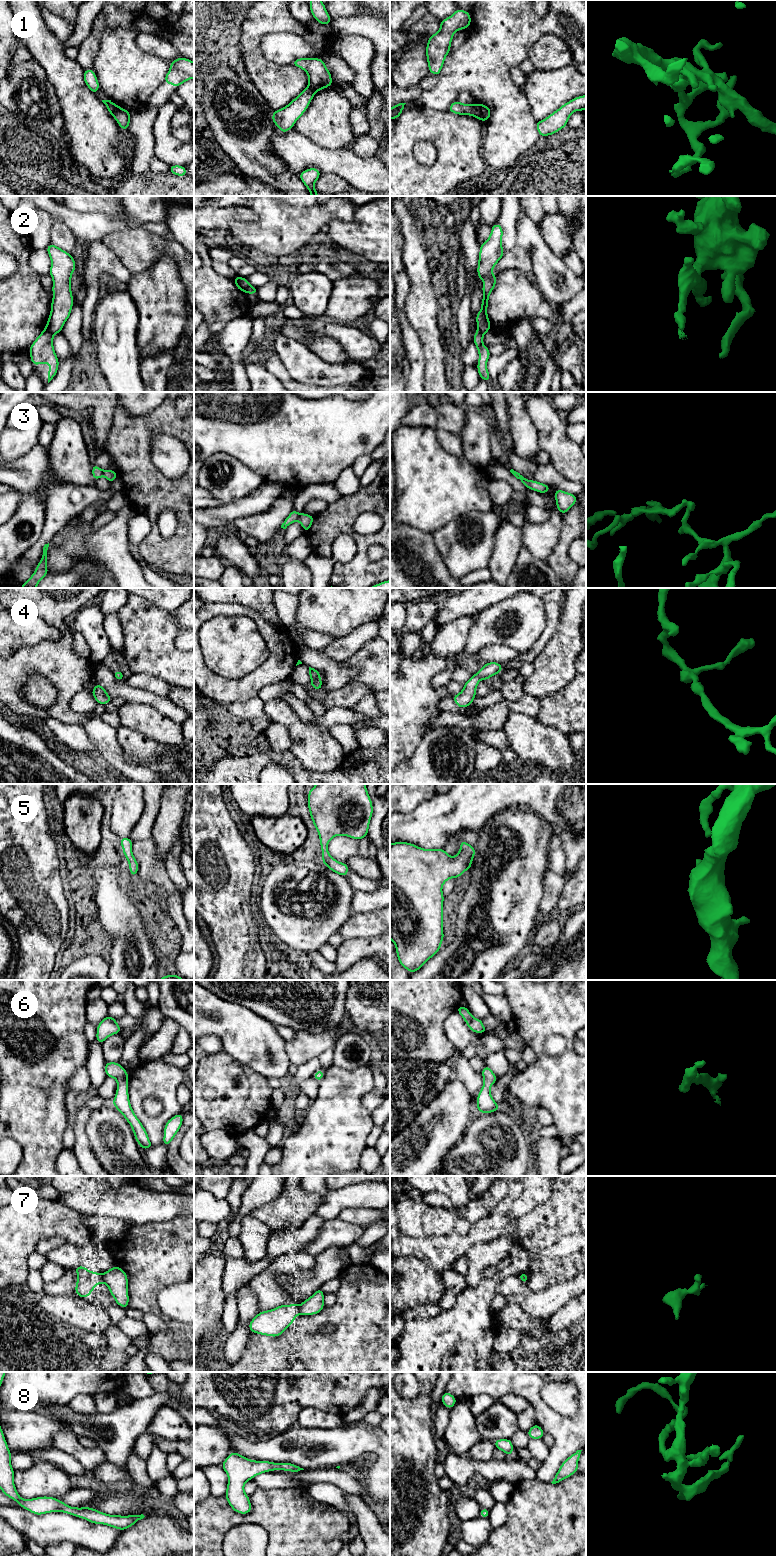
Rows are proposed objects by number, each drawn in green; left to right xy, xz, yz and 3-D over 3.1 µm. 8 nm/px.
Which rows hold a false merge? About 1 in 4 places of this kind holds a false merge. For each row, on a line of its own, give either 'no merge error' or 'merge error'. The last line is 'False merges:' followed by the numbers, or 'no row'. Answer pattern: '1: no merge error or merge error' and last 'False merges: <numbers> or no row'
1: merge error
2: merge error
3: merge error
4: no merge error
5: no merge error
6: no merge error
7: merge error
8: no merge error
False merges: 1, 2, 3, 7

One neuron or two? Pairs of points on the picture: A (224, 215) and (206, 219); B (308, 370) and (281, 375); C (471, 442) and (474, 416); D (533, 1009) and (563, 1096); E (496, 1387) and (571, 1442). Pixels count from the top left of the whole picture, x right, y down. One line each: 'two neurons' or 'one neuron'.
A: one neuron
B: two neurons
C: one neuron
D: one neuron
E: one neuron

